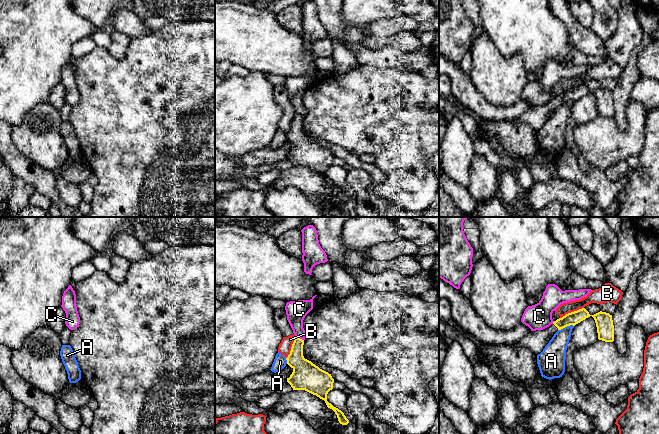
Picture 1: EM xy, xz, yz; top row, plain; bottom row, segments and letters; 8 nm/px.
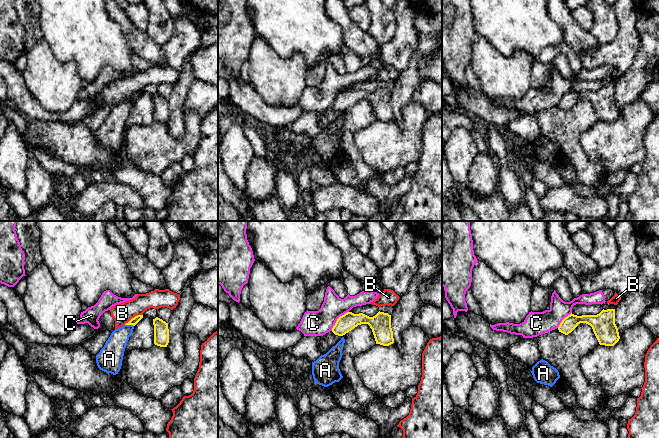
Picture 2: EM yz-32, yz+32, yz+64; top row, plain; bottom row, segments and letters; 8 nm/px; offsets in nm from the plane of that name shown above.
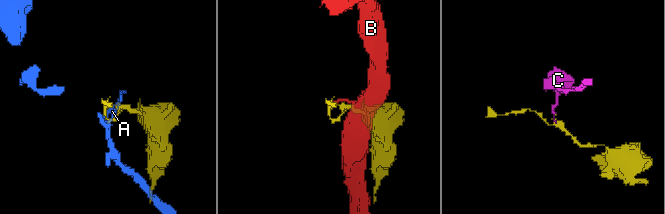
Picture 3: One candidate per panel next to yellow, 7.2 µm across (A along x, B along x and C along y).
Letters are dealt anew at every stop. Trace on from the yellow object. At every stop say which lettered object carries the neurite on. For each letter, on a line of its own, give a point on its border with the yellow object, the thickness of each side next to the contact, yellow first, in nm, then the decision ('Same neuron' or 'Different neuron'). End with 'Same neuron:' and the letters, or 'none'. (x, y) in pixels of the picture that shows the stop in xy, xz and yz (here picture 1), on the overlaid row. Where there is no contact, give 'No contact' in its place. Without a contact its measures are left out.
A: Touches yellow at yz (565, 326). Thickness 110 nm (yellow) against 190 nm. Different neuron
B: Touches yellow at yz (571, 312). Thickness 110 nm (yellow) against 110 nm. Different neuron
C: Touches yellow at xz (299, 338). Thickness 160 nm (yellow) against 160 nm. Different neuron
Same neuron: none

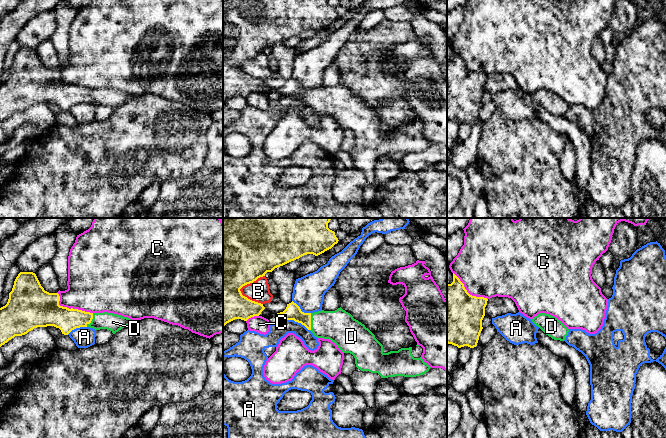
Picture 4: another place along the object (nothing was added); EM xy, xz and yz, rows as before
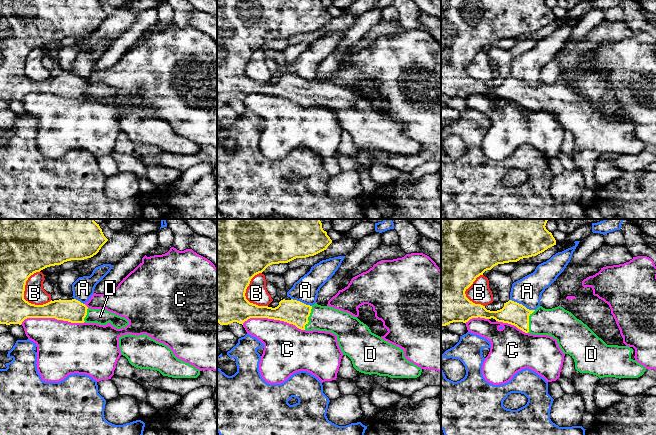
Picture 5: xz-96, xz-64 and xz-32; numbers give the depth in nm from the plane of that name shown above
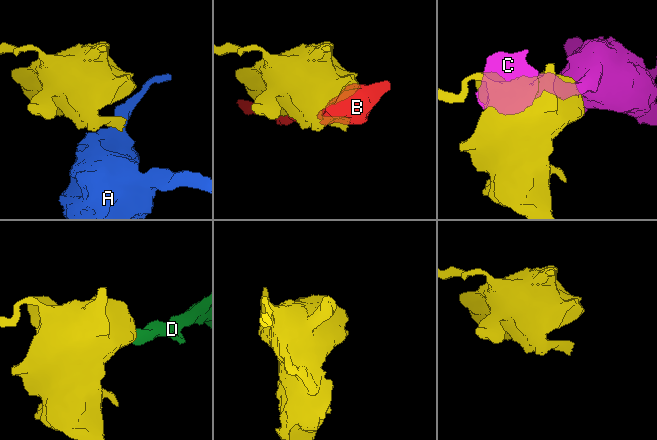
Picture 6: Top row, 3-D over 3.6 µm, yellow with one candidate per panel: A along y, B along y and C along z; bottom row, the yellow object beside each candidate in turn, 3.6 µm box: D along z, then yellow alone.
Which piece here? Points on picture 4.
A: Touches yellow at xz (296, 321). Thickness 130 nm (yellow) against 130 nm. Different neuron
B: Touches yellow at xz (249, 283). Thickness 500 nm (yellow) against 170 nm. Different neuron
C: Touches yellow at xy (71, 308). Thickness 300 nm (yellow) against 420 nm. Different neuron
D: Touches yellow at xz (310, 322). Thickness 130 nm (yellow) against 260 nm. Same neuron
Same neuron: D

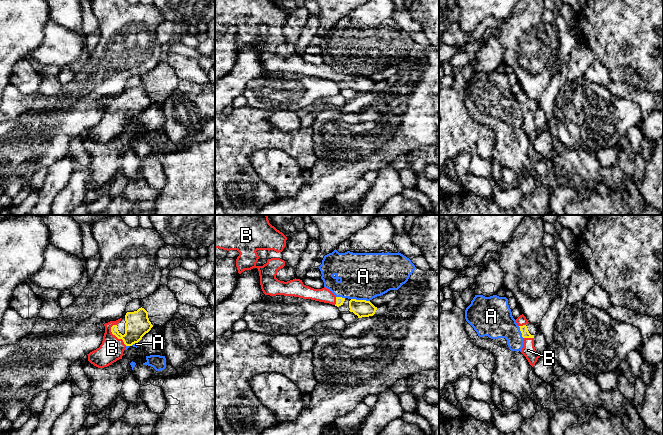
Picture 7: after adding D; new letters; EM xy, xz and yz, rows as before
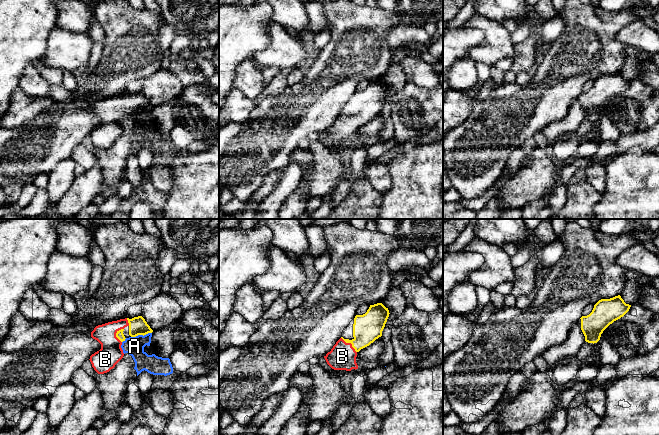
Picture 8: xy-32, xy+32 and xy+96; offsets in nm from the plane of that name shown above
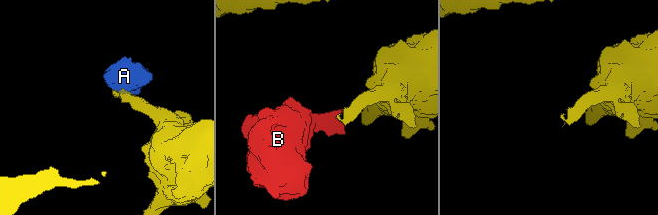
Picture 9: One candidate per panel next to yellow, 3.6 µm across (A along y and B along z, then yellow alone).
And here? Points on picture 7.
A: Touches yellow at xz (360, 300). Thickness 140 nm (yellow) against 380 nm. Different neuron
B: Touches yellow at xy (115, 335). Thickness 190 nm (yellow) against 190 nm. Same neuron
Same neuron: B

